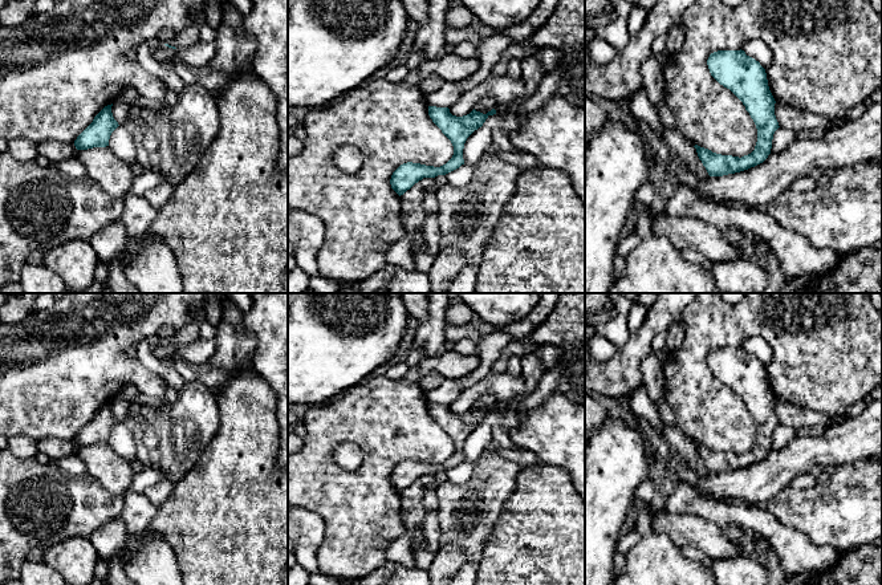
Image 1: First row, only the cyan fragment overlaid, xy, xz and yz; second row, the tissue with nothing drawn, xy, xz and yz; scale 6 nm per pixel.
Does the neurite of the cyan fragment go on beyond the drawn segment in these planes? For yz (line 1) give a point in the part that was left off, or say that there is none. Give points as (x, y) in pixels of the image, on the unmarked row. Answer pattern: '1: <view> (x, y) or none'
1: none

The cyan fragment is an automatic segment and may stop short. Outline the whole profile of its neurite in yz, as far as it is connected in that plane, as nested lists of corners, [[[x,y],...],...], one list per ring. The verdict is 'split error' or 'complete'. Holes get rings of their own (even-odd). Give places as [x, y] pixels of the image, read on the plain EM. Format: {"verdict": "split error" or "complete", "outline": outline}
{"verdict": "complete", "outline": [[[741,346],[714,349],[707,362],[711,373],[745,403],[756,422],[757,439],[755,447],[741,455],[716,451],[695,442],[699,456],[710,474],[735,471],[763,460],[771,451],[773,431],[780,424],[765,366]]]}

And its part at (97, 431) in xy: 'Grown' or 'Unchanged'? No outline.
Unchanged

